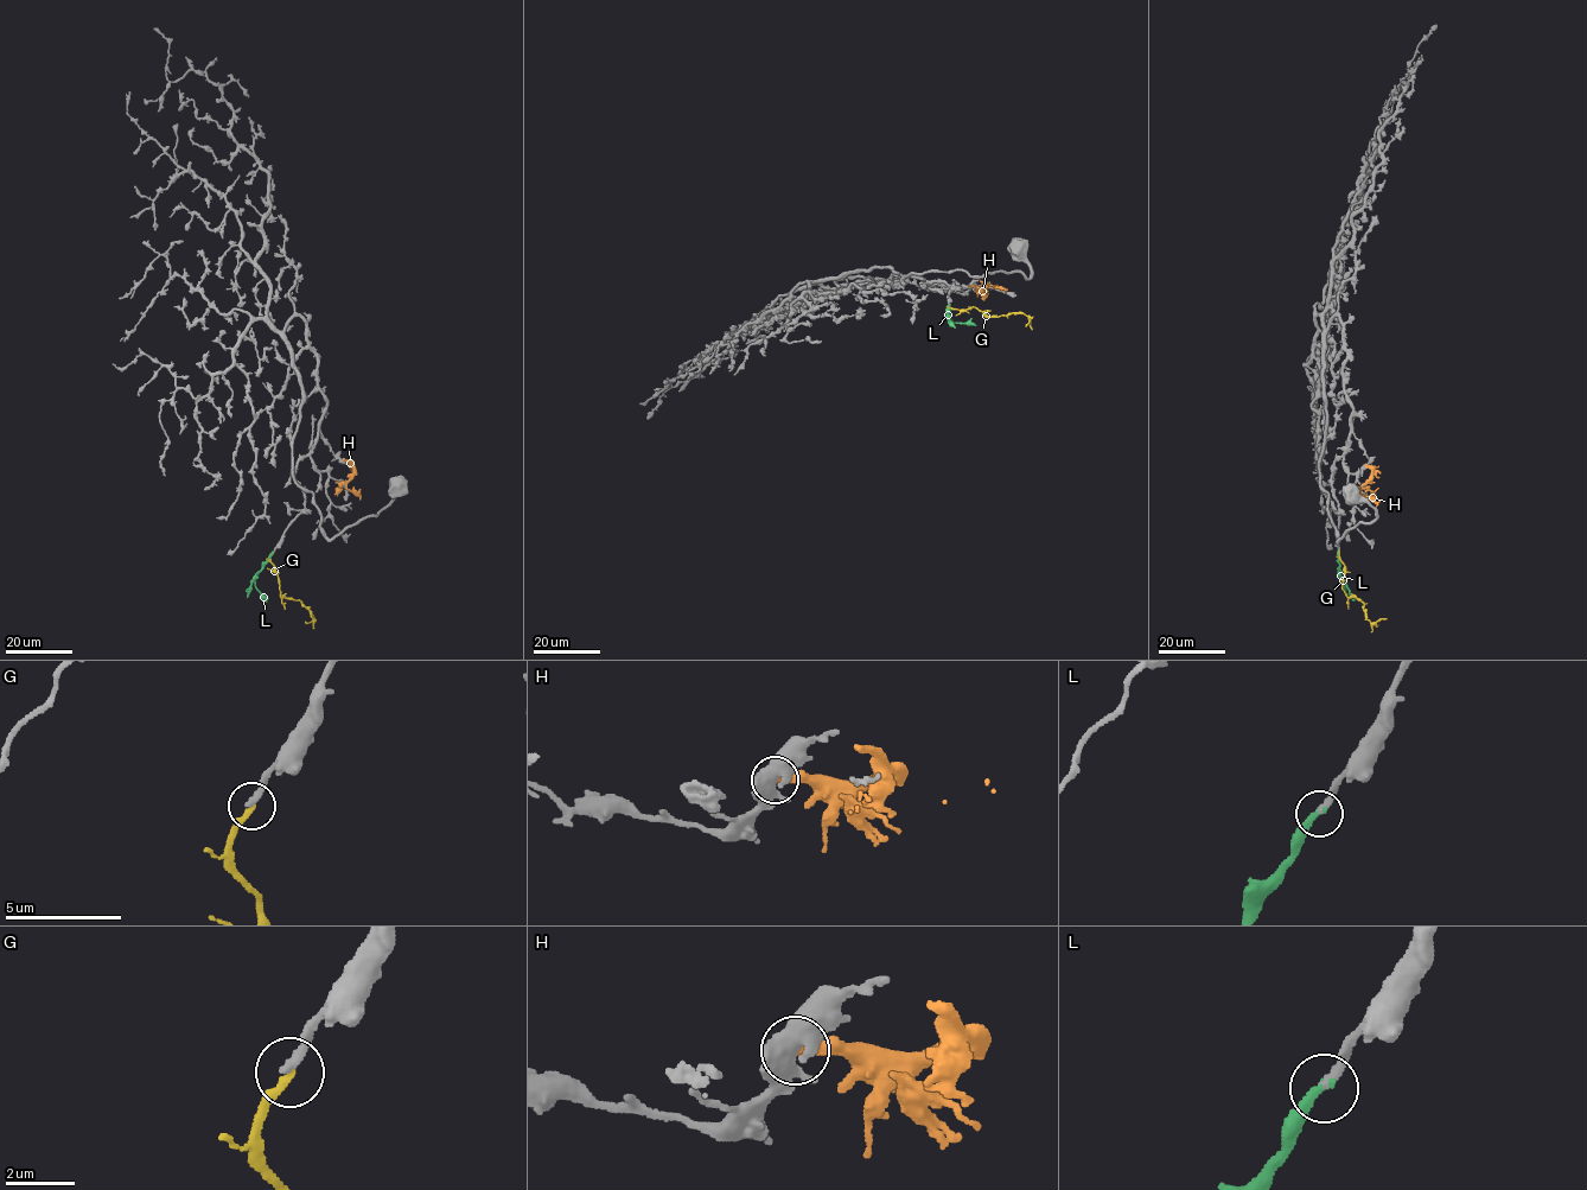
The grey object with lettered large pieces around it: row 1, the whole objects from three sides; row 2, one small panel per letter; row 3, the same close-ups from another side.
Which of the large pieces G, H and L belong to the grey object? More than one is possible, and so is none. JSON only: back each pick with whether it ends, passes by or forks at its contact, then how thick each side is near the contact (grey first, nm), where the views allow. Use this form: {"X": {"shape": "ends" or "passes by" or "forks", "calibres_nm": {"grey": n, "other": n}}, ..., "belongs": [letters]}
{"L": {"shape": "ends", "calibres_nm": {"grey": 260, "other": 280}}, "belongs": ["L"]}

